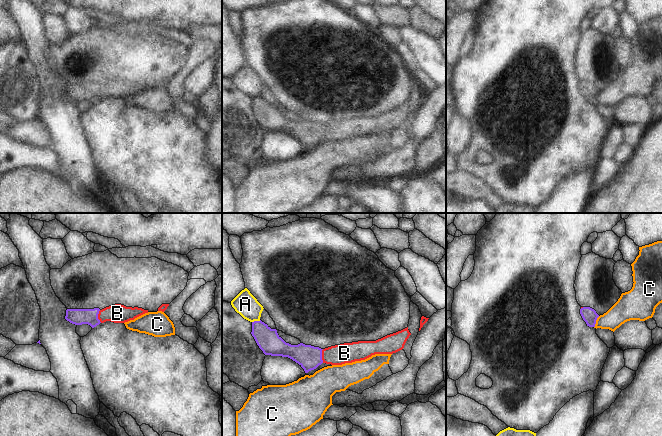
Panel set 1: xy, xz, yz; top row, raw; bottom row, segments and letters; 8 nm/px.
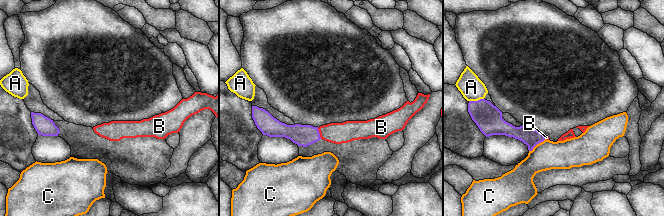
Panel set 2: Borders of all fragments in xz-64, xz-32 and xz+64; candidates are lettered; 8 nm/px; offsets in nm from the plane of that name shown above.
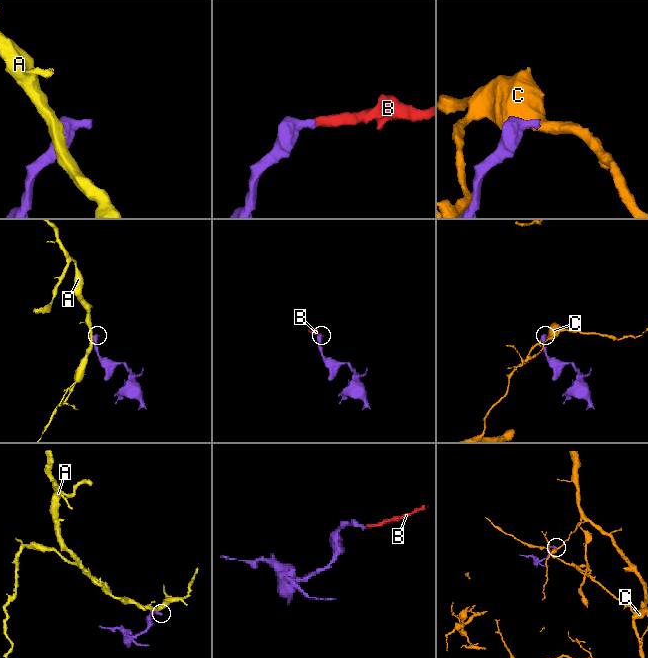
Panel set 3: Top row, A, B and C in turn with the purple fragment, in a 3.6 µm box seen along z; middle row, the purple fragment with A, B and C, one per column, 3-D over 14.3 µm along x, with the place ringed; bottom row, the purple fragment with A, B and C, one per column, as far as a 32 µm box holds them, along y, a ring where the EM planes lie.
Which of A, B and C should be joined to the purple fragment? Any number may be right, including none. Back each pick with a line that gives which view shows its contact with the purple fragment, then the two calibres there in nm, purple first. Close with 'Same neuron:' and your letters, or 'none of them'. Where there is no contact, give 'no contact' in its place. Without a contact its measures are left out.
B: contact in xz; calibres 190 and 160 nm
Same neuron: B

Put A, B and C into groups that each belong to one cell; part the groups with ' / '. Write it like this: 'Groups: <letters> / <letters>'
Groups: A / B / C

